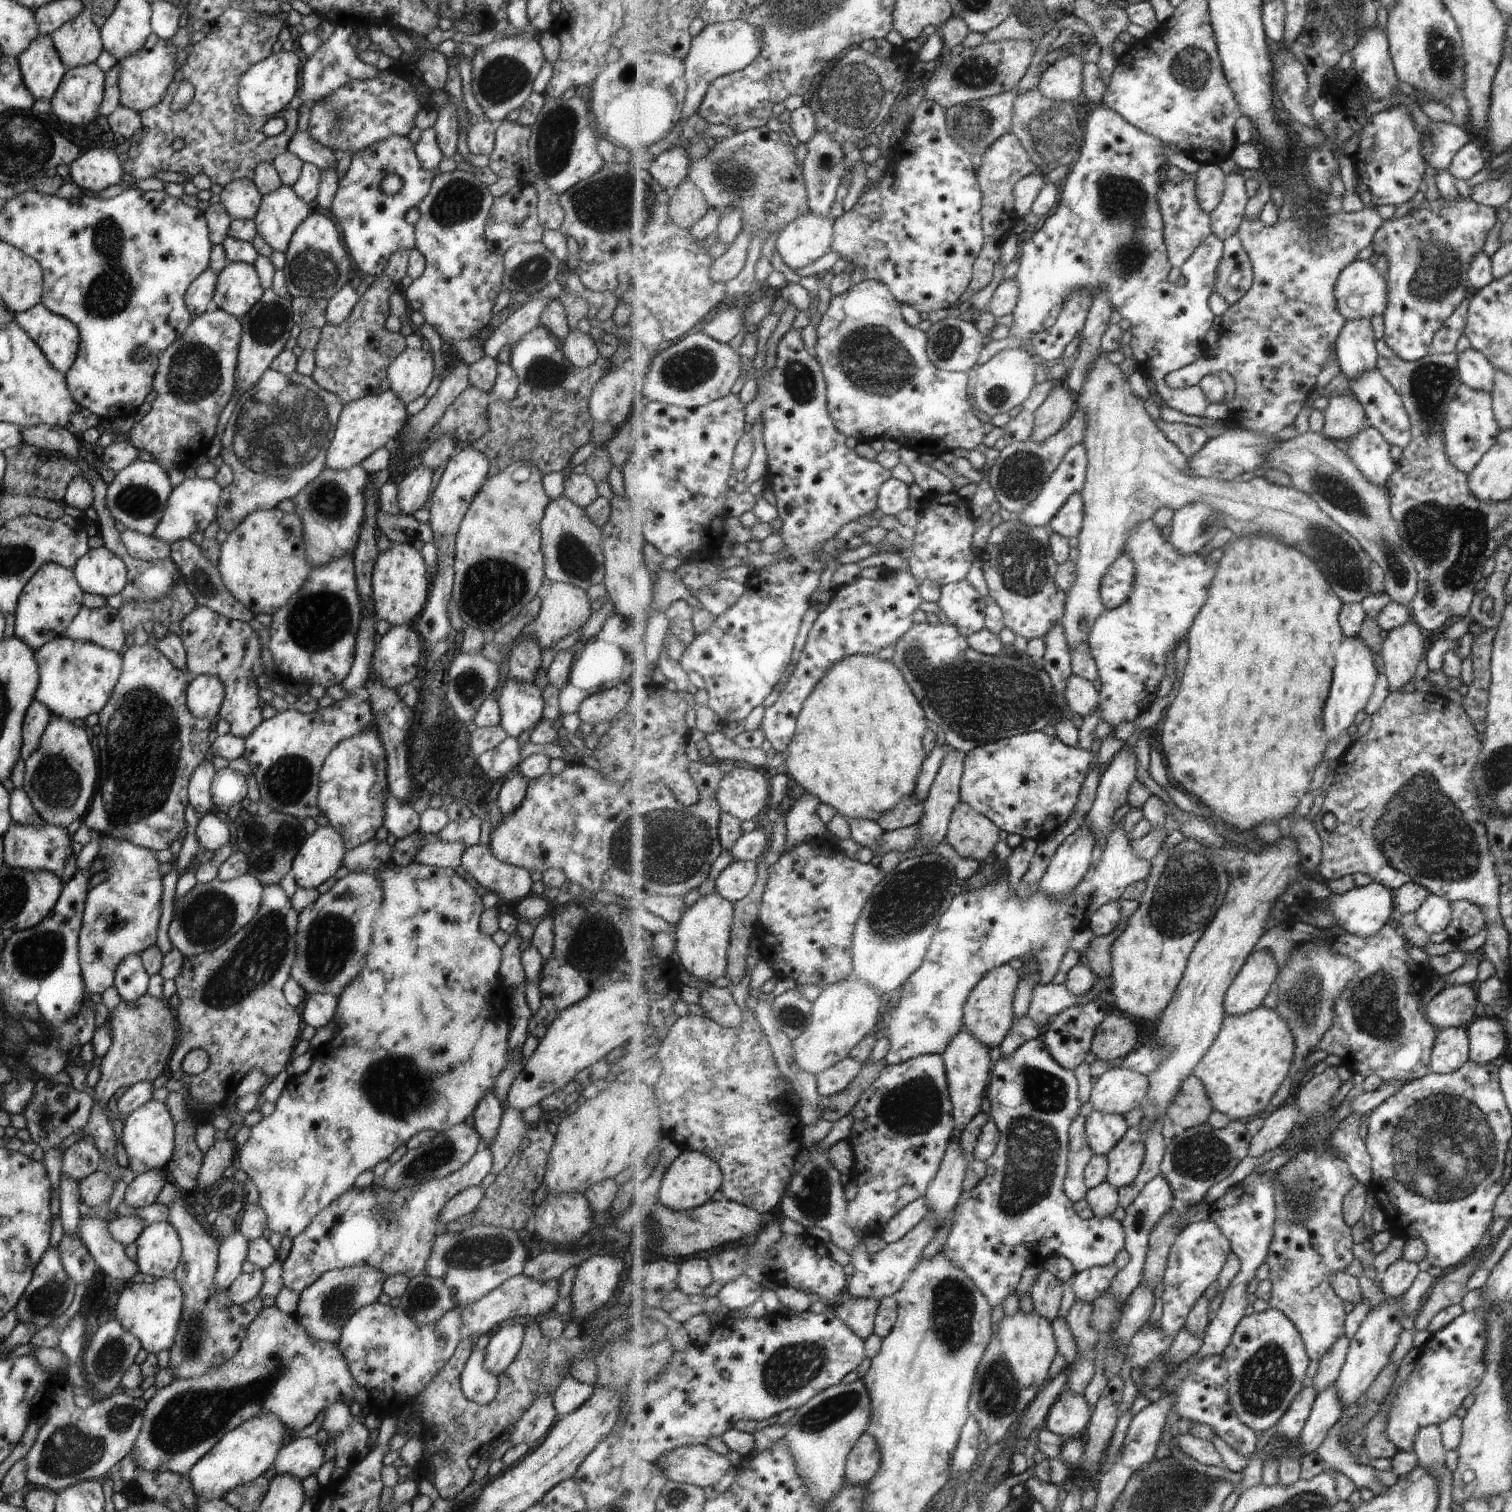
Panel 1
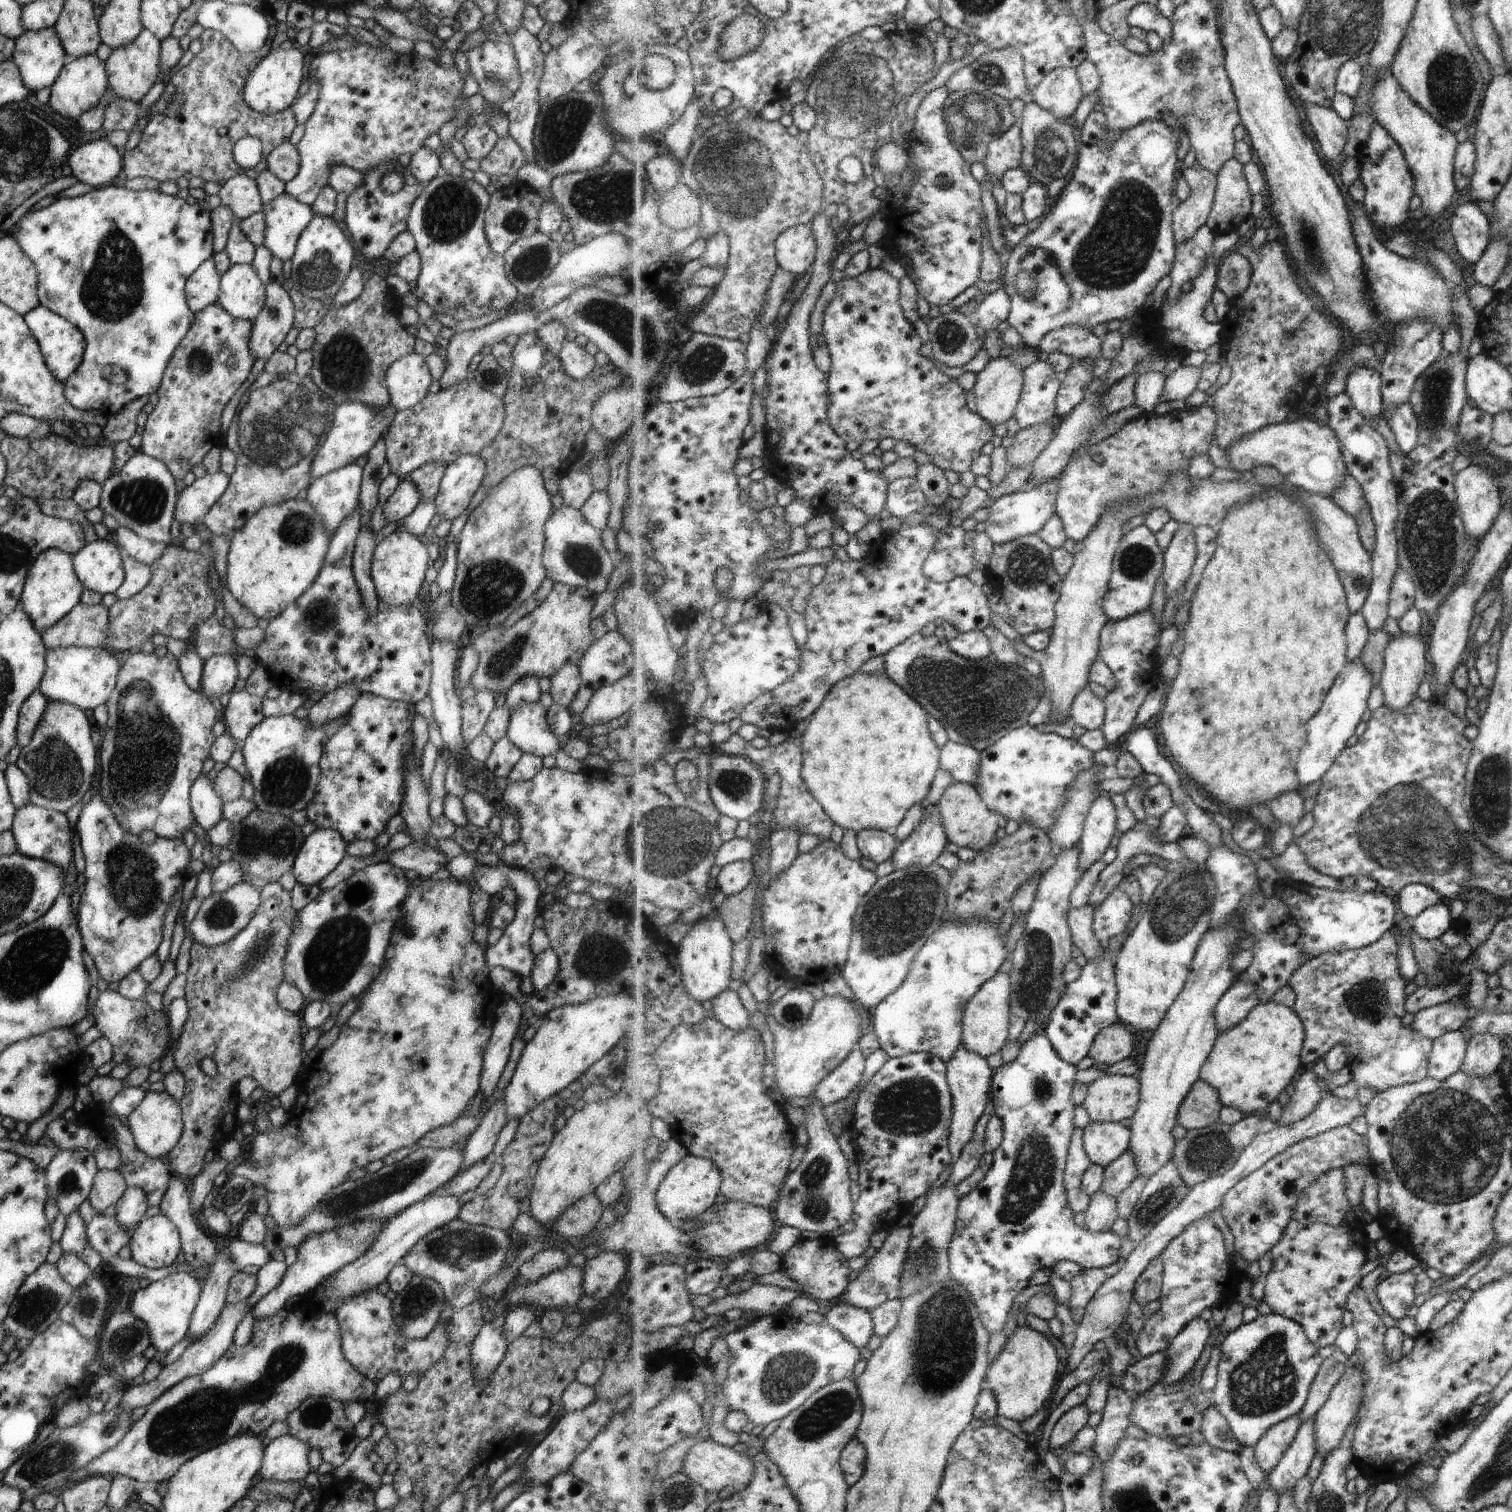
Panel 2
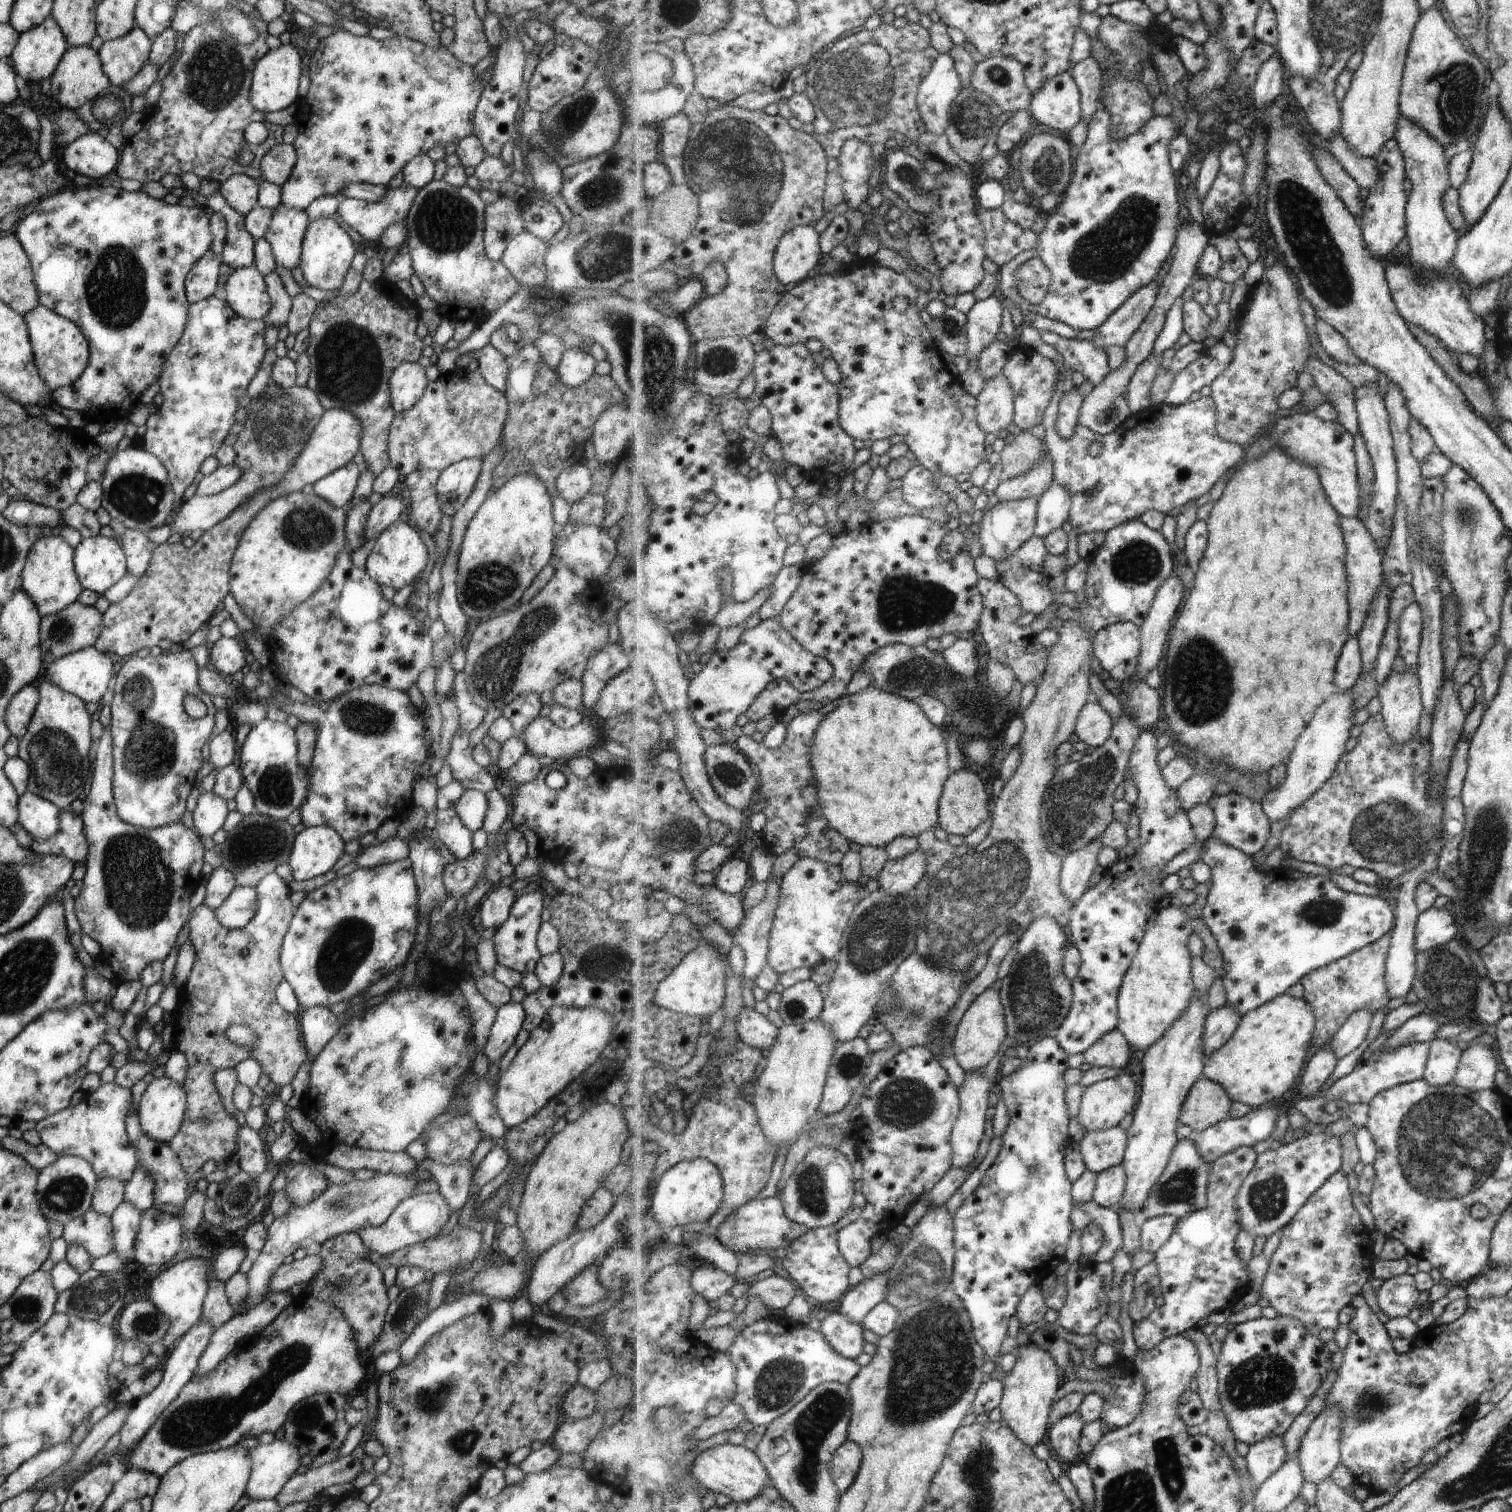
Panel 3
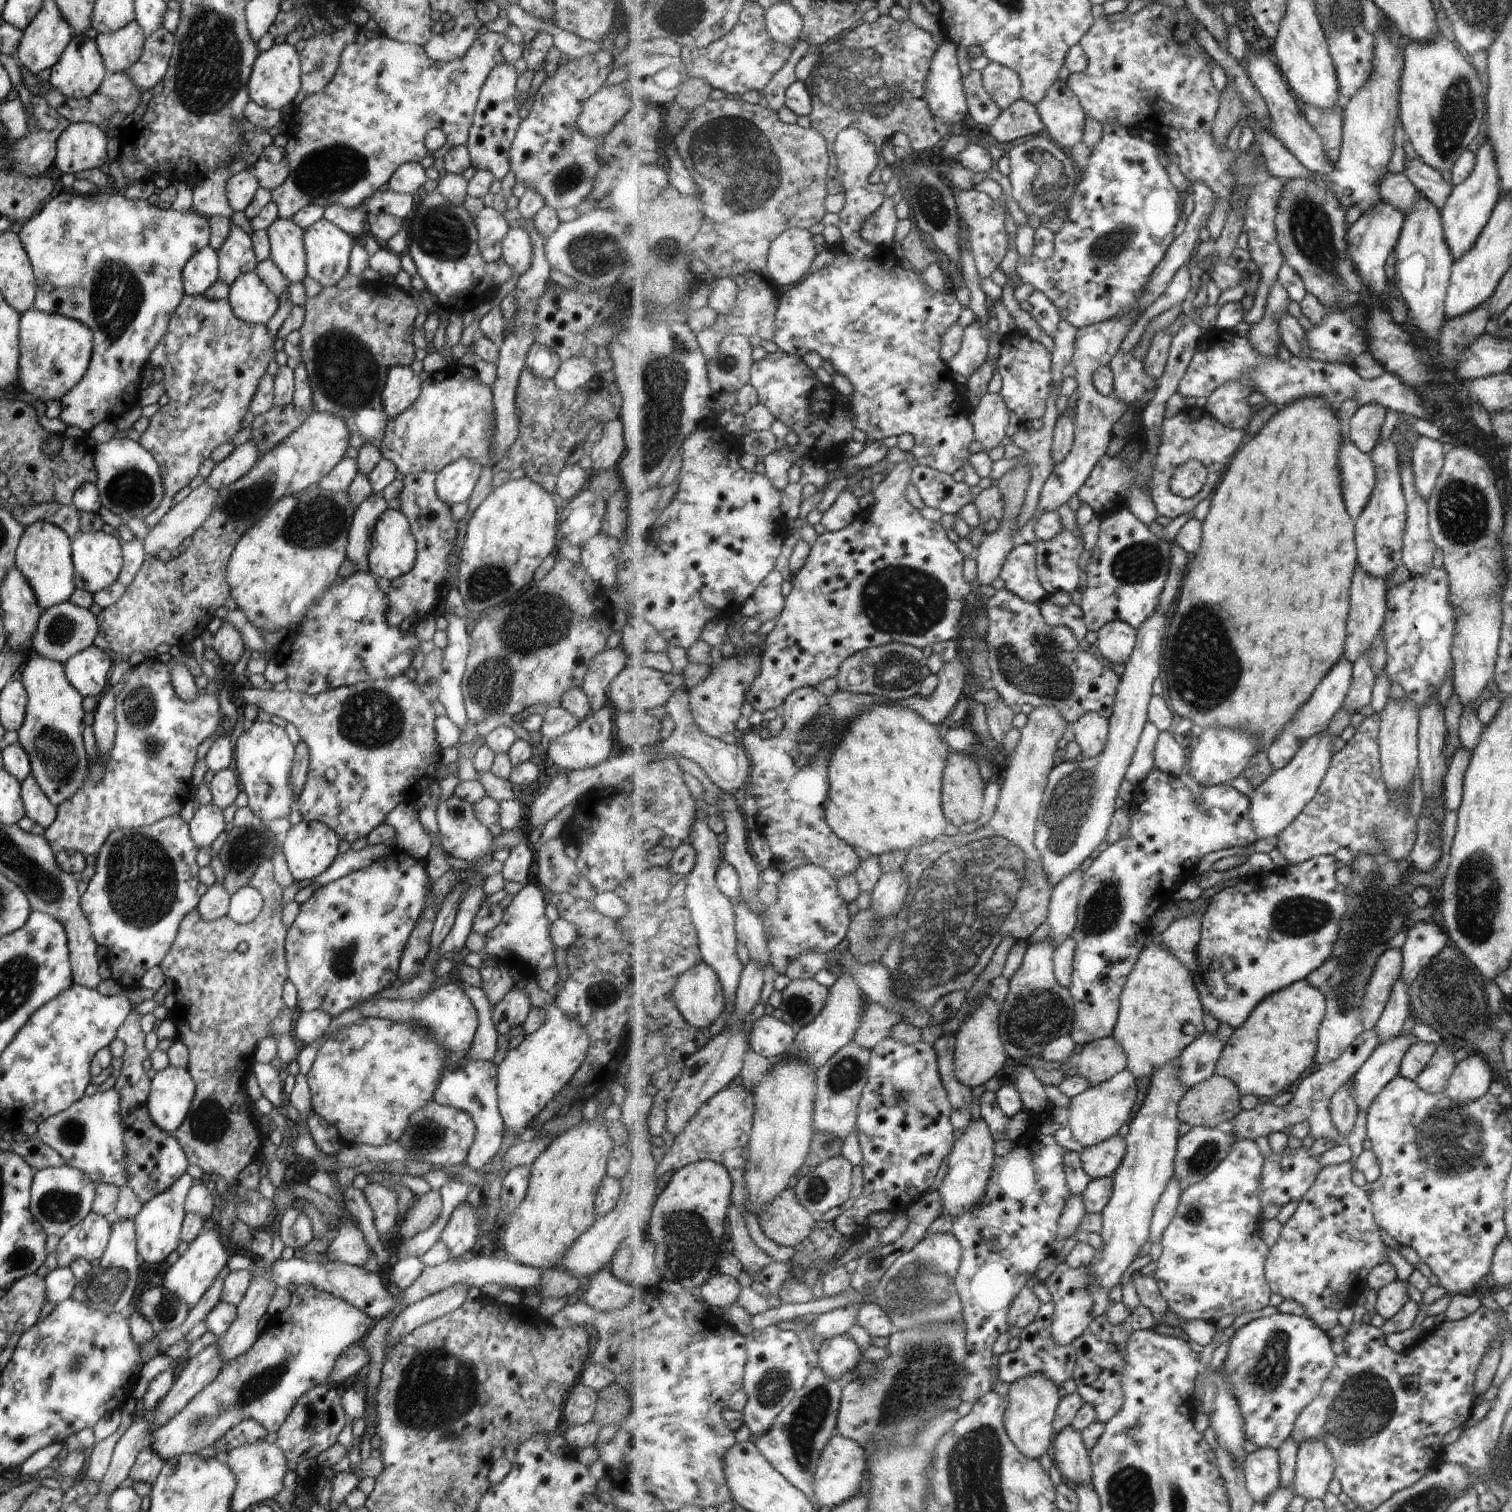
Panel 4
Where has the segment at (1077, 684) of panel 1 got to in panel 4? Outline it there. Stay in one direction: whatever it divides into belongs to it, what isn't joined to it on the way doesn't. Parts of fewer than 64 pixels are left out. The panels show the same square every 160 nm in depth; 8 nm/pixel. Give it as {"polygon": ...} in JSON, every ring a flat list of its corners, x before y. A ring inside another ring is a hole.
{"polygon":[[1088,712,1076,723,1072,723,1071,731,1081,745,1084,757,1092,757,1102,751,1107,744,1110,720,1100,712]]}

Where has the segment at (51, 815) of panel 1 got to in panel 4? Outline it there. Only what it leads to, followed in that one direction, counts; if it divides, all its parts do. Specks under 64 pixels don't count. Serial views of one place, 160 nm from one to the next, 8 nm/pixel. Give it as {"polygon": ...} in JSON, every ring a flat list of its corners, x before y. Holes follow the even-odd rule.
{"polygon":[[32,653,16,677,23,683,27,695,25,716,16,730,18,742,27,753,30,774,47,800,56,807,80,788,88,771,82,739,85,728,82,696,67,682,63,663,39,654]]}

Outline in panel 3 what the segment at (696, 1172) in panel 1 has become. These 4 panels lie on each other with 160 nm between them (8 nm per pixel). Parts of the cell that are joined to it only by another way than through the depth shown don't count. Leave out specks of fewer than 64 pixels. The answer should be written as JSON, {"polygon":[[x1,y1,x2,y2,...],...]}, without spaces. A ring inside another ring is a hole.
{"polygon":[[696,1158,682,1160,665,1171,653,1188,652,1205,649,1210,655,1220,666,1230,687,1226,693,1222,705,1222,713,1218,723,1202,723,1180,719,1169,710,1160]]}

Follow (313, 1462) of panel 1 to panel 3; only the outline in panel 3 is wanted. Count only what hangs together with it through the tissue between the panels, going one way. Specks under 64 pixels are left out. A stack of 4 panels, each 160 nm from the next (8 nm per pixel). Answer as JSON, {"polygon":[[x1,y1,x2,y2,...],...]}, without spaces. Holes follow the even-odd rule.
{"polygon":[[284,1438,259,1443,246,1450,251,1459,244,1494,249,1500,273,1499,283,1483,299,1468,301,1454]]}

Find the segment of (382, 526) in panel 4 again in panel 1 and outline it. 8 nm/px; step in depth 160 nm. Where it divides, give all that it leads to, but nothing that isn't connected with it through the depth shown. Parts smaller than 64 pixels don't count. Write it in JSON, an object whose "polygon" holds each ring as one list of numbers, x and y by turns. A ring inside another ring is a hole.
{"polygon":[[392,542,391,547,376,556,371,575,372,608,377,620,385,620,391,627,413,624,426,603,431,582,429,570,421,551,410,543]]}

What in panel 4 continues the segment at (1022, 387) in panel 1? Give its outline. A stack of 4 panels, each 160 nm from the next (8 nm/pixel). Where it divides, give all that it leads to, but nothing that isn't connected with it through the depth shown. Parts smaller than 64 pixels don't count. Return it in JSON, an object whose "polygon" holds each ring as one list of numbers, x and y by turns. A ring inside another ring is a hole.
{"polygon":[[1000,392,985,393,974,402,970,420,975,429,976,440,983,446,983,450,997,448,1003,442,1003,438,1007,436,1005,432,1009,426,1011,411]]}

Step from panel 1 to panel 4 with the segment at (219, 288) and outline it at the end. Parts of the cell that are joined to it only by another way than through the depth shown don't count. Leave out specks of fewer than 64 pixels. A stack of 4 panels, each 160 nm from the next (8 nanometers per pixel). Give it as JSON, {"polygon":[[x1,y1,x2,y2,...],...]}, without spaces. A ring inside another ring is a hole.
{"polygon":[[253,271,232,280,226,301,238,319,251,324,265,325,277,310,277,297]]}

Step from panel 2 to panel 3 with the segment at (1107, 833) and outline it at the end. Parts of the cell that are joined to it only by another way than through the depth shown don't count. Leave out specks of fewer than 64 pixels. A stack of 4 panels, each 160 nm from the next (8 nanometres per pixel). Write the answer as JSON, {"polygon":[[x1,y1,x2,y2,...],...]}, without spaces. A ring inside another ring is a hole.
{"polygon":[[1099,837,1086,847,1069,854,1062,864,1062,889,1069,900,1079,900,1091,883,1093,870,1099,866,1099,852,1103,850,1103,842]]}

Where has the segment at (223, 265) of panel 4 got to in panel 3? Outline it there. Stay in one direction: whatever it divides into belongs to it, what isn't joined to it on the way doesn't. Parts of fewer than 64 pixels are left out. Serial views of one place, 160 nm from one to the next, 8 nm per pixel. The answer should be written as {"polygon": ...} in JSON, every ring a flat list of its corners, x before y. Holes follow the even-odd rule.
{"polygon":[[215,192,209,195,203,208,207,212,218,212,226,222,226,239,220,252,220,259,234,271,252,264,255,239,244,229,244,215,231,208,227,201]]}

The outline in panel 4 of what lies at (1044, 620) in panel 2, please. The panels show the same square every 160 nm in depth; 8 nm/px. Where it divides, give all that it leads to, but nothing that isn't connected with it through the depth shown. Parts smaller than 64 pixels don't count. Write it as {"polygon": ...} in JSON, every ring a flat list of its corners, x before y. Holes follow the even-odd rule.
{"polygon":[[1022,541,1007,557,1000,577,1005,581,1005,588,1028,603,1039,604,1049,594,1038,575,1037,557,1036,545]]}

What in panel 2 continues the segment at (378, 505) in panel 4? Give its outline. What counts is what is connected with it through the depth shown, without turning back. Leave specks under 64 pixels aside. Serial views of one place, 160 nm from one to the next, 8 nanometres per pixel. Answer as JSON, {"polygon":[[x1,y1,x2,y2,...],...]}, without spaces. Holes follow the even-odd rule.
{"polygon":[[401,478,387,502,382,506,383,516,389,522,398,523,404,519,420,501,420,494,415,483]]}

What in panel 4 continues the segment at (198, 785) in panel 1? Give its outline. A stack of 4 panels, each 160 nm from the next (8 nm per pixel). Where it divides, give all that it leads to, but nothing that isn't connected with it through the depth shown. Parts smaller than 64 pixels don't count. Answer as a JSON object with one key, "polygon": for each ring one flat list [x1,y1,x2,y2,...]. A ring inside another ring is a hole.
{"polygon":[[212,802,199,805,188,823,189,836,198,848,203,848,219,836,219,833,223,831,223,826,225,822,218,806]]}

